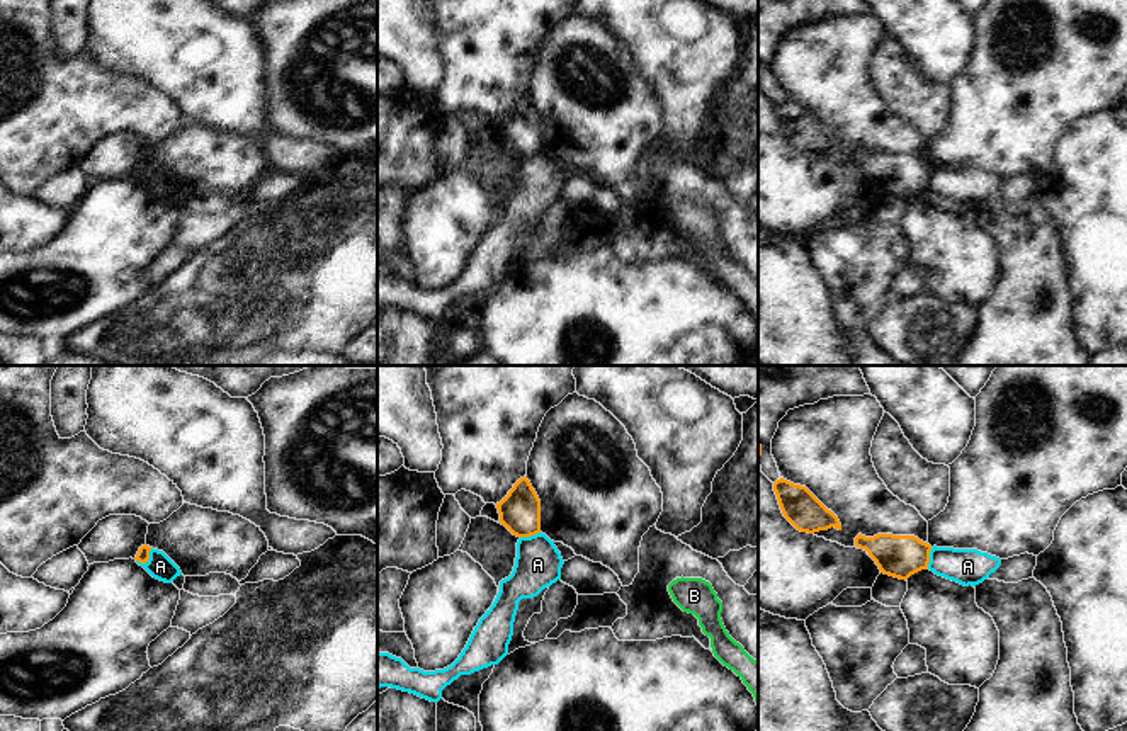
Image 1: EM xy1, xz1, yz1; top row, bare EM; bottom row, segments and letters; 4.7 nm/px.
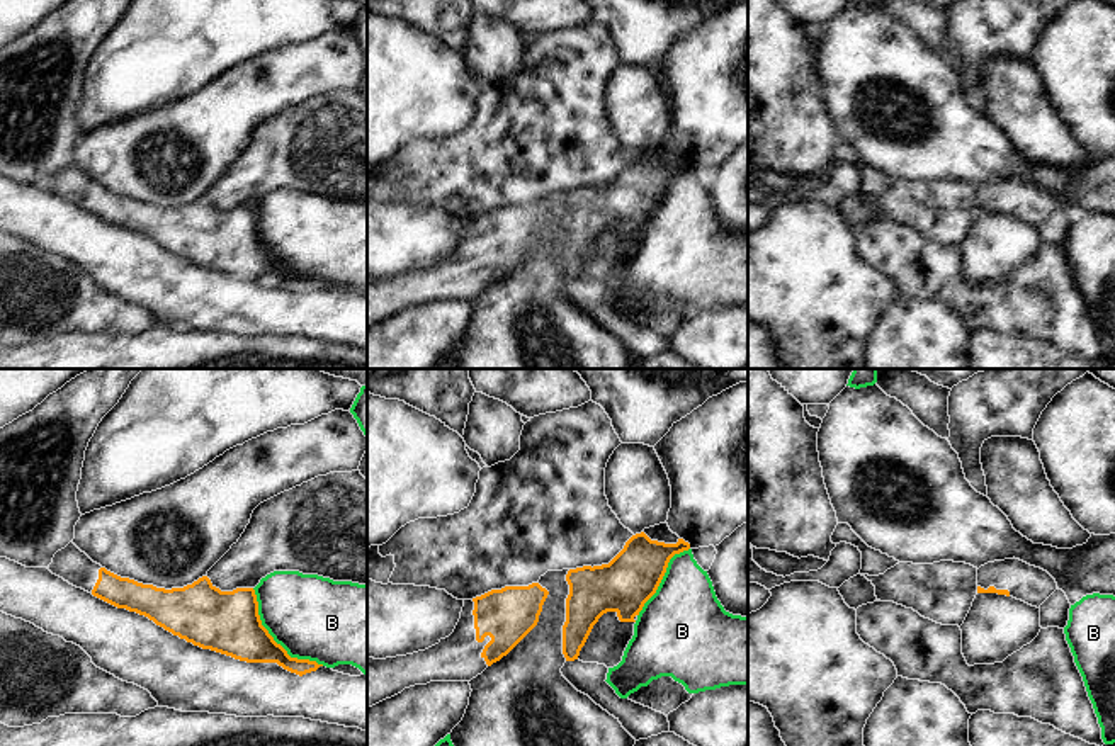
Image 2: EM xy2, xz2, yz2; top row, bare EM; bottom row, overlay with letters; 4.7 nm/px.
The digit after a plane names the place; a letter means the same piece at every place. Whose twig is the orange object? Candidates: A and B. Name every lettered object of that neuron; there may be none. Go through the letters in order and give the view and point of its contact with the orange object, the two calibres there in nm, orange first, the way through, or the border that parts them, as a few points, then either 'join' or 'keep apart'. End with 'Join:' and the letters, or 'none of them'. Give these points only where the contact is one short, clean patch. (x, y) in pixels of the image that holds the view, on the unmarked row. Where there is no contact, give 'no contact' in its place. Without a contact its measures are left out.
A: contact xy1 (147, 179); calibres 60 and 120 nm; border xy1 (152, 167), (150, 175), (143, 182), (136, 181); keep apart
B: contact xy2 (272, 259); calibres 300 and 400 nm; keep apart
Join: none of them

